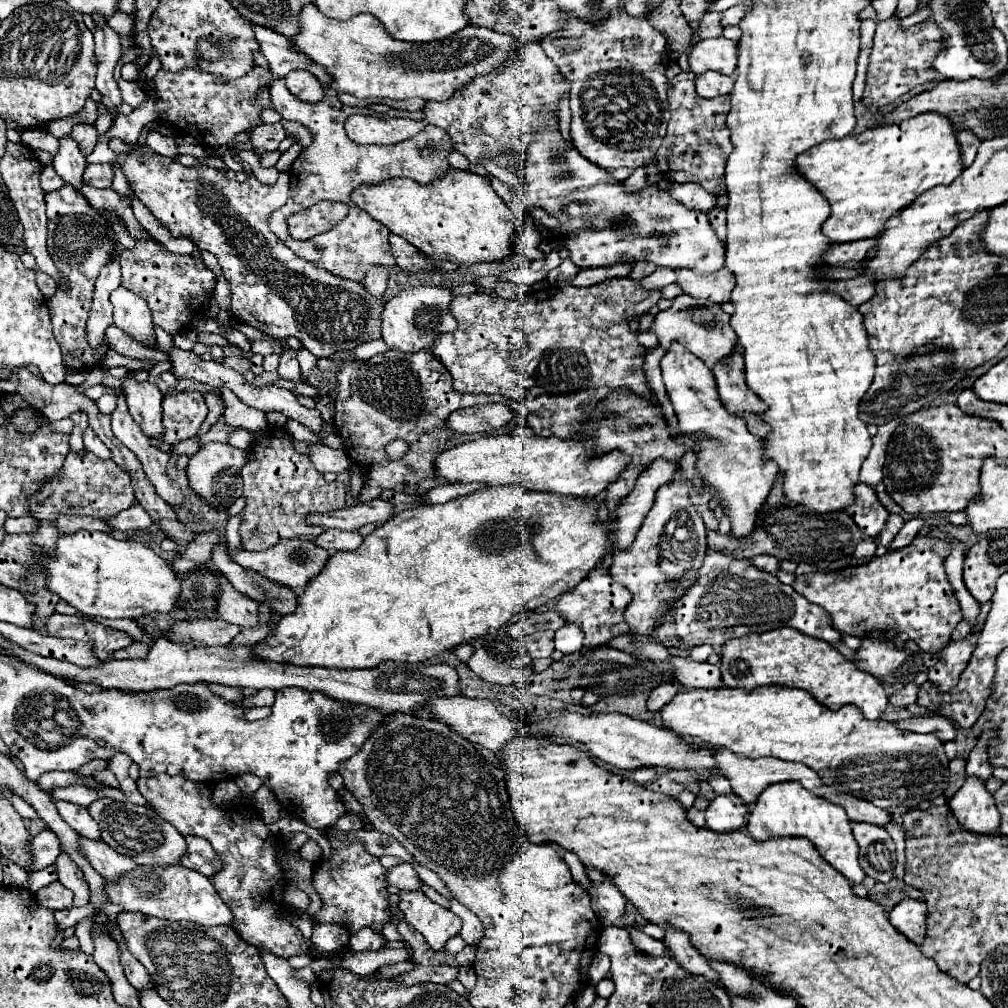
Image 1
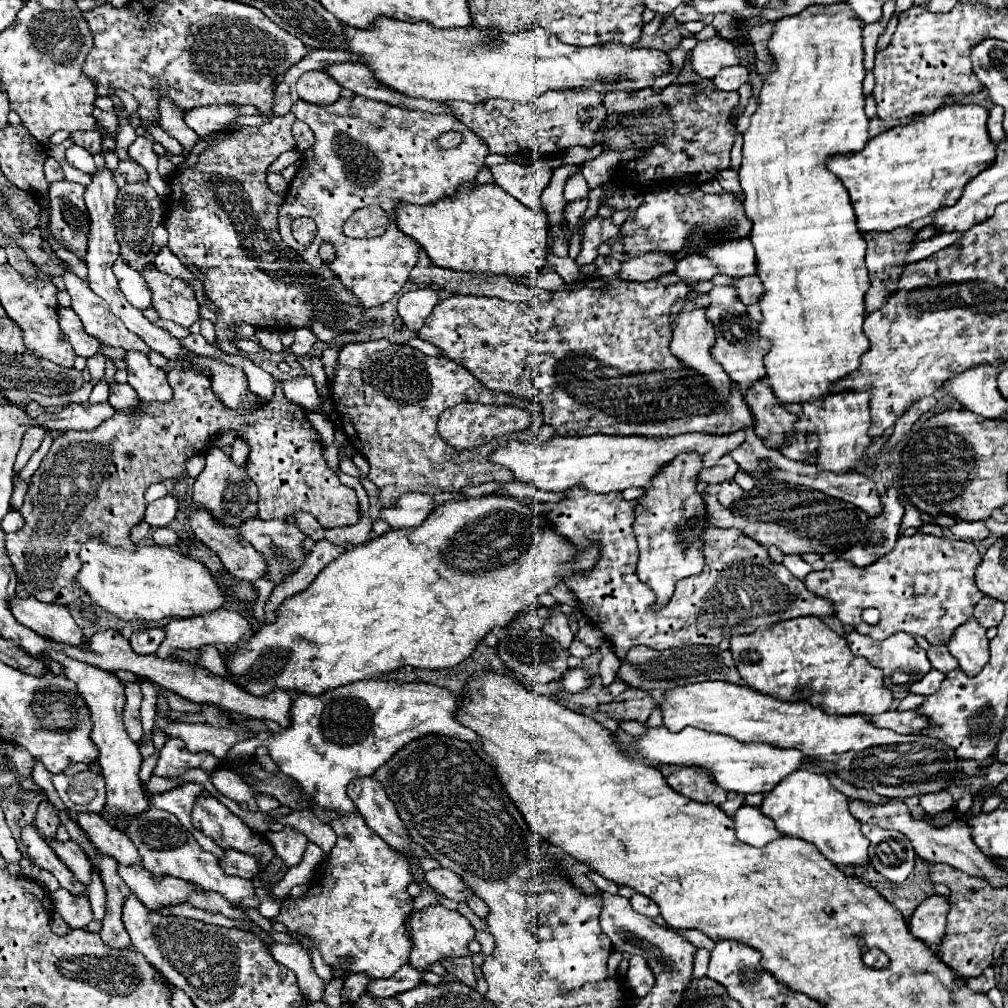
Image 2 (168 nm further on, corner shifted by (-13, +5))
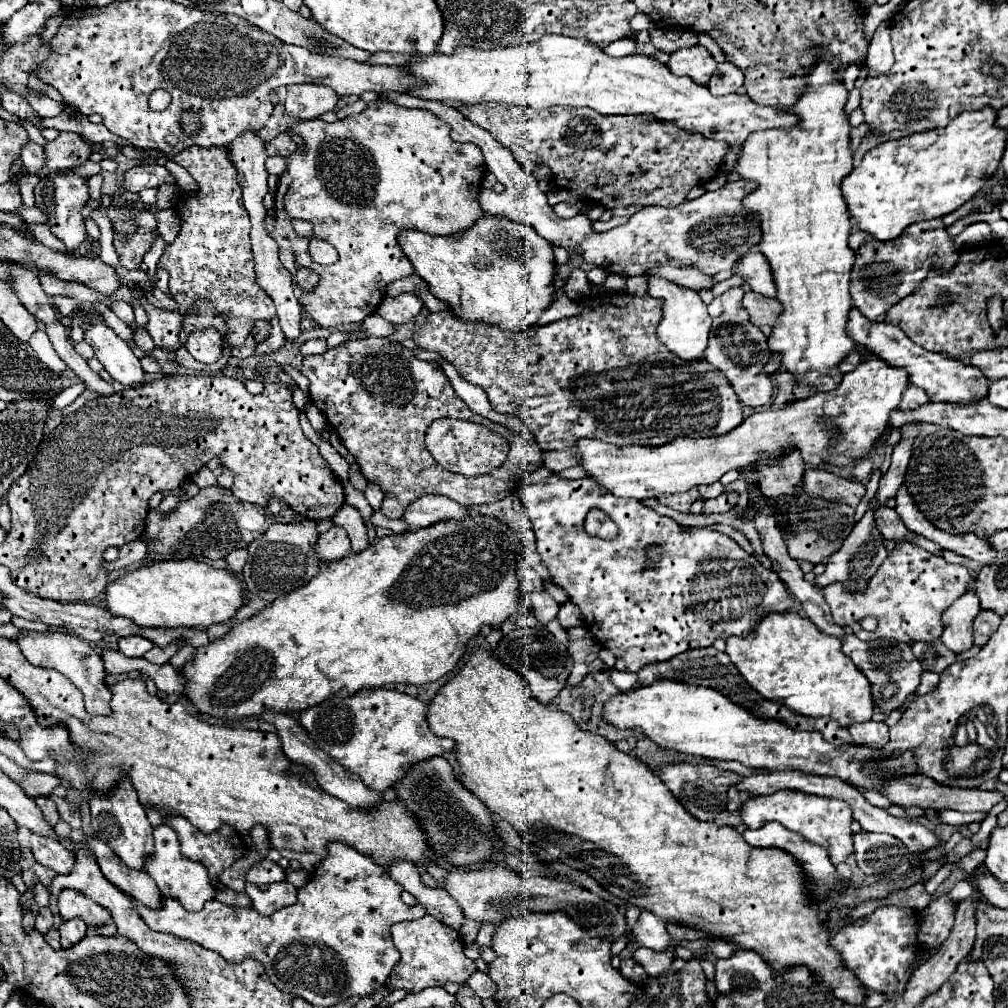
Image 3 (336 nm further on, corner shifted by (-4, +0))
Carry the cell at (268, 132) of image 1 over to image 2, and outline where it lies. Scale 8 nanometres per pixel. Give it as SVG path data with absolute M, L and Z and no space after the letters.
M288 113L288 115L282 115L282 117L272 117L270 121L262 123L260 127L240 127L238 131L230 133L228 137L224 137L222 141L214 141L212 145L208 145L202 153L200 153L200 159L198 163L192 167L192 169L182 169L178 171L170 181L170 195L168 195L168 201L172 205L170 211L166 211L166 229L170 233L170 241L168 241L168 249L182 261L182 265L194 265L198 267L202 273L204 273L204 293L206 297L216 305L218 309L218 315L216 315L216 340L218 347L225 353L237 354L238 348L231 340L235 339L234 327L242 325L242 323L248 323L256 329L290 329L290 327L310 327L314 331L314 335L324 341L324 343L332 343L340 333L344 331L360 331L366 327L366 317L364 317L364 311L358 311L358 303L354 303L354 297L346 291L346 287L342 287L338 283L338 277L334 277L334 273L326 267L320 267L320 269L314 269L310 267L308 263L300 261L298 255L294 255L294 251L290 251L290 247L286 247L286 243L282 243L280 239L280 233L278 233L278 209L284 201L282 195L274 195L266 183L266 171L270 167L270 163L286 149L294 149L296 143L294 143L294 137L292 137L292 123L296 121L294 113Z

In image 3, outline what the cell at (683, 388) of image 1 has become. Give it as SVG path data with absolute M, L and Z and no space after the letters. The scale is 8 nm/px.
M649 278L649 294L665 302L663 318L657 326L657 338L669 348L669 352L673 352L681 360L703 360L703 352L707 348L707 336L711 330L711 316L707 314L707 306L699 298L699 294L659 278Z

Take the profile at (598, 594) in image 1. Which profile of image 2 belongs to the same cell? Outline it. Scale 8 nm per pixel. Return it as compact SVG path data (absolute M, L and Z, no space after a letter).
M572 487L564 491L564 499L560 503L532 501L530 507L536 515L544 515L554 527L554 531L562 535L566 541L570 541L576 549L584 549L590 543L598 543L600 559L596 561L594 569L584 575L566 577L564 583L574 591L582 613L604 633L604 637L612 643L614 653L620 659L626 659L626 653L636 645L646 645L658 651L684 647L684 645L718 645L724 637L752 633L762 625L774 625L786 619L804 617L804 615L826 617L834 613L834 607L828 599L822 599L810 593L806 585L800 579L796 579L782 563L774 563L760 543L754 543L742 531L716 529L716 527L704 529L700 537L704 541L702 555L706 559L702 573L678 581L674 597L662 607L662 611L656 611L654 609L656 593L650 587L646 587L646 583L642 583L636 575L638 547L636 547L636 537L632 531L636 501L626 501L620 491L602 495L602 493L586 491L584 487Z

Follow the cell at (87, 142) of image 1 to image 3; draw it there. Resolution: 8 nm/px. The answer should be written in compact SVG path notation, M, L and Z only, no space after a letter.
M61 132L55 140L51 140L45 146L45 156L47 156L47 170L43 172L55 172L63 168L75 168L81 166L89 160L91 156L91 144L83 140L75 132Z

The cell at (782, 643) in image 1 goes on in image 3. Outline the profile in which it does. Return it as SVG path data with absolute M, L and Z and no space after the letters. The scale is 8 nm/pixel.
M795 612L765 616L747 638L729 638L725 652L753 690L785 704L791 712L809 718L827 716L845 728L873 716L871 686L865 674L841 652L835 636L823 634Z

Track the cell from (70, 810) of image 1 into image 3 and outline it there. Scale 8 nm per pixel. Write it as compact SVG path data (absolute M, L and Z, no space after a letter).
M87 838L85 844L91 848L103 876L111 884L115 884L119 890L133 896L147 908L159 908L161 892L159 892L157 884L153 884L153 878L145 870L129 868L125 862L121 862L121 858L107 844L103 844L97 838Z

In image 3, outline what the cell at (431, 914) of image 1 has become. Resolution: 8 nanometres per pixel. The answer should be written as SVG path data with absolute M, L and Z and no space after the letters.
M429 914L419 920L395 924L393 942L401 952L401 960L389 976L389 986L393 990L405 988L407 992L419 992L423 988L443 986L447 982L467 982L467 978L477 970L475 962L463 954L461 934Z

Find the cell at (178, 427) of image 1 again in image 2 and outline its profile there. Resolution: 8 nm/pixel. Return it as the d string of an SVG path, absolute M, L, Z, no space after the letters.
M196 365L172 367L168 371L168 381L174 391L170 401L140 401L138 409L134 409L132 413L116 411L110 419L106 419L92 431L66 431L64 435L56 437L40 467L32 475L26 499L20 507L24 527L16 533L6 535L6 553L18 577L22 579L30 595L34 595L38 601L70 605L84 597L84 591L74 577L78 575L82 565L78 559L82 543L98 537L106 545L134 551L136 545L130 541L130 529L144 519L148 505L144 501L146 489L152 483L162 483L168 479L180 481L188 477L186 461L192 455L206 453L210 441L226 431L244 439L250 447L246 473L258 485L258 509L262 519L290 519L296 511L310 511L318 519L318 523L328 529L358 523L360 507L356 491L342 485L338 475L326 465L322 457L324 445L316 429L308 421L306 409L288 401L280 385L276 385L270 401L264 401L254 409L230 409L214 395L210 377Z

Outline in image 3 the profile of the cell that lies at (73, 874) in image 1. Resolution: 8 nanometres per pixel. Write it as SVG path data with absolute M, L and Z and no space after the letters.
M31 834L31 852L39 864L57 874L69 874L75 866L75 854L63 842L49 836Z

